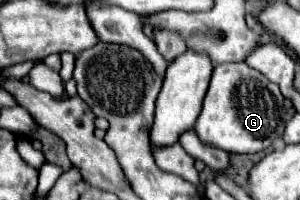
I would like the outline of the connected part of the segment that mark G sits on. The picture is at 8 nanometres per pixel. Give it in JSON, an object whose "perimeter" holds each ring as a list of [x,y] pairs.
{"perimeter":[[[230,62],[214,68],[194,130],[206,144],[214,144],[226,152],[250,154],[270,148],[272,142],[282,136],[284,116],[284,96],[280,94],[280,88],[274,82],[268,82],[258,70],[252,70],[246,62]]]}

